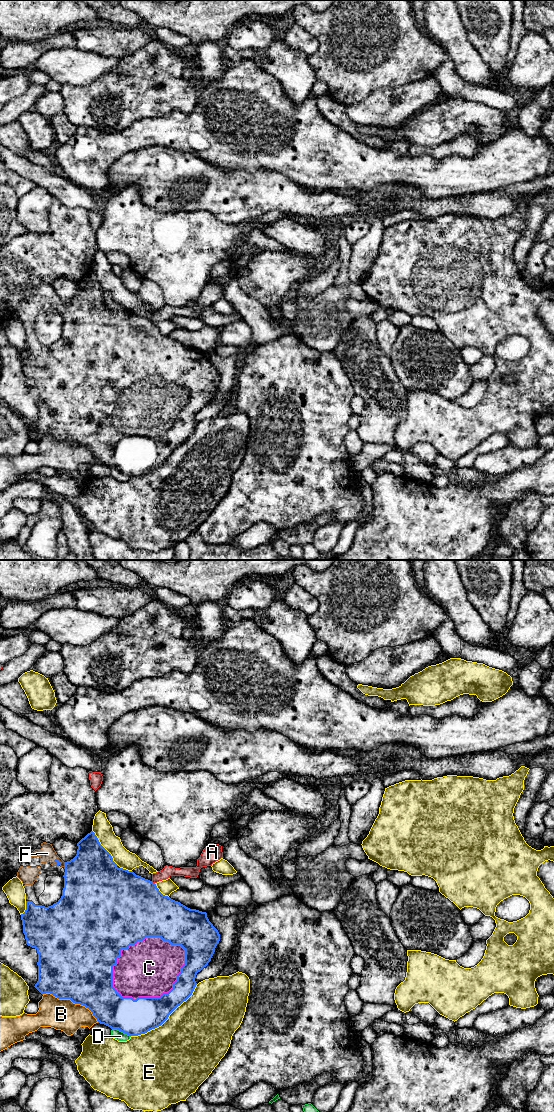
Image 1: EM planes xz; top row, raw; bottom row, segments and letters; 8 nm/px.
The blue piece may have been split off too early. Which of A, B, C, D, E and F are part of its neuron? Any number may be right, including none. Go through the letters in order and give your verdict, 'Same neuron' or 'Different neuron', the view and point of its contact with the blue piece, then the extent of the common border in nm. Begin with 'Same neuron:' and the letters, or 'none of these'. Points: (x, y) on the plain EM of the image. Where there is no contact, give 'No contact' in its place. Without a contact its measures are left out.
Same neuron: C, F
A: Different neuron. Touches blue at xz (152, 322). Shared border 40 nm
B: Different neuron. Touches blue at xz (72, 441). Shared border 500 nm
C: Same neuron. Touches blue at xz (161, 435). Shared border 650 nm
D: Different neuron. Touches blue at xz (121, 471). Shared border 170 nm
E: Different neuron. Touches blue at xz (166, 459). Shared border 700 nm
F: Same neuron. Touches blue at xz (65, 304). Shared border 40 nm

